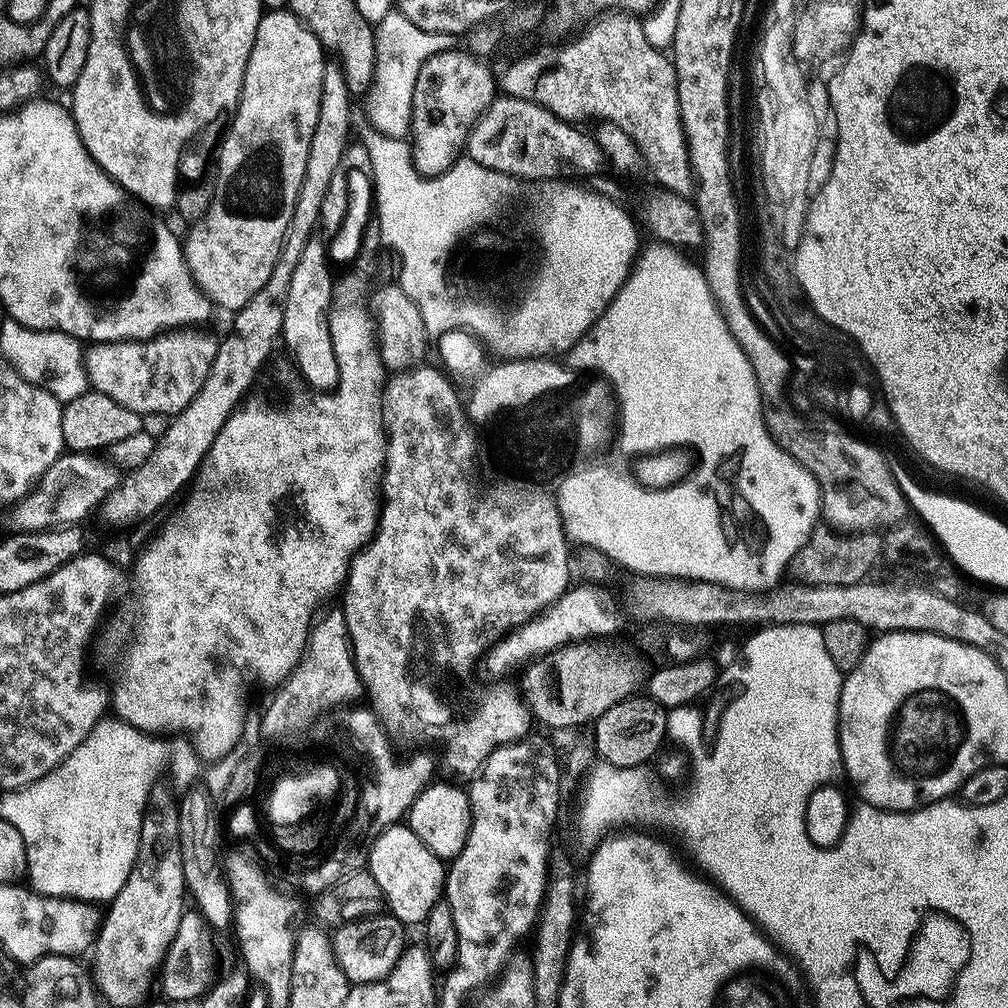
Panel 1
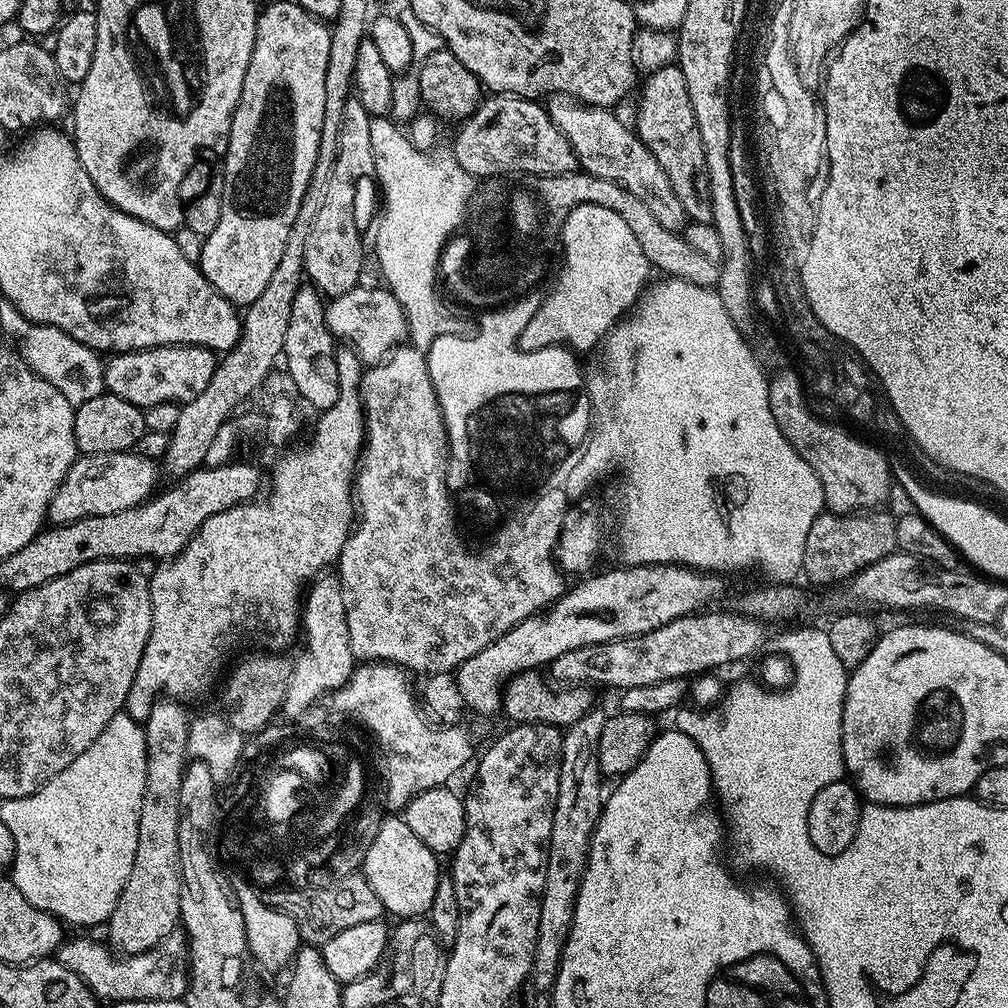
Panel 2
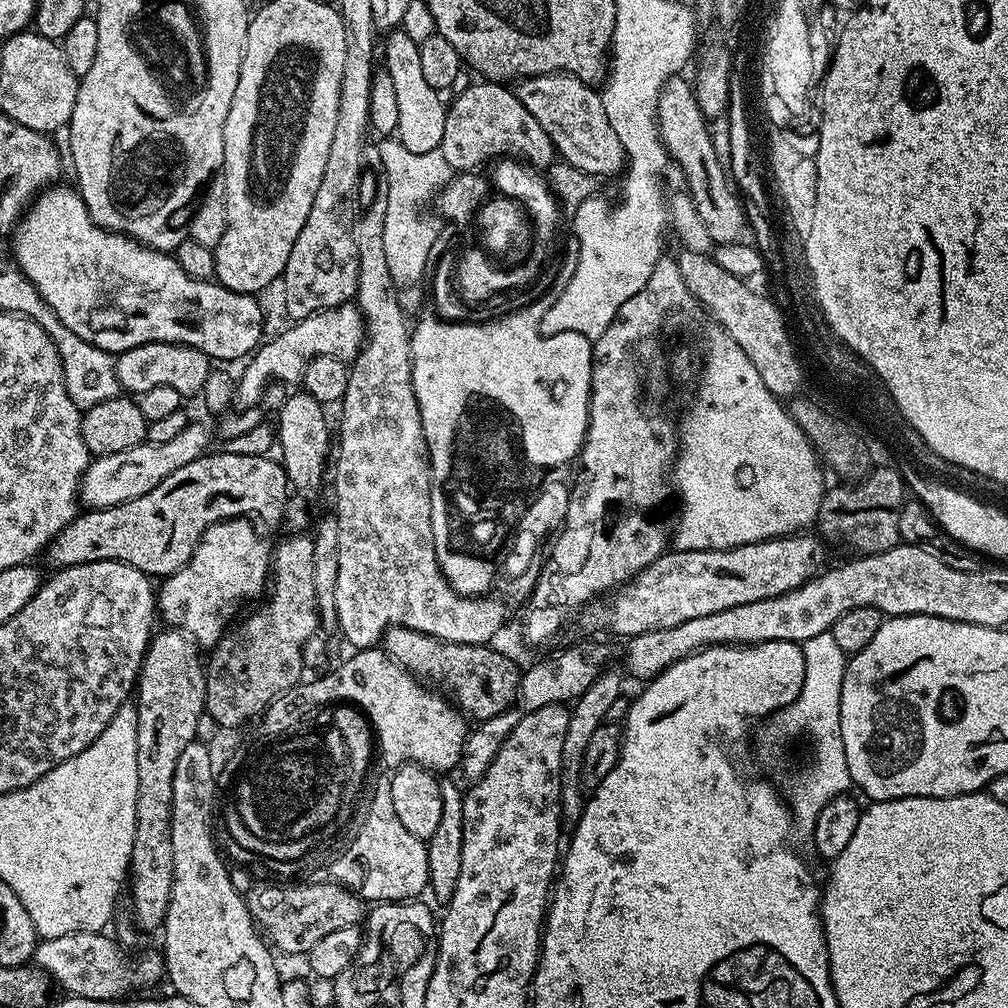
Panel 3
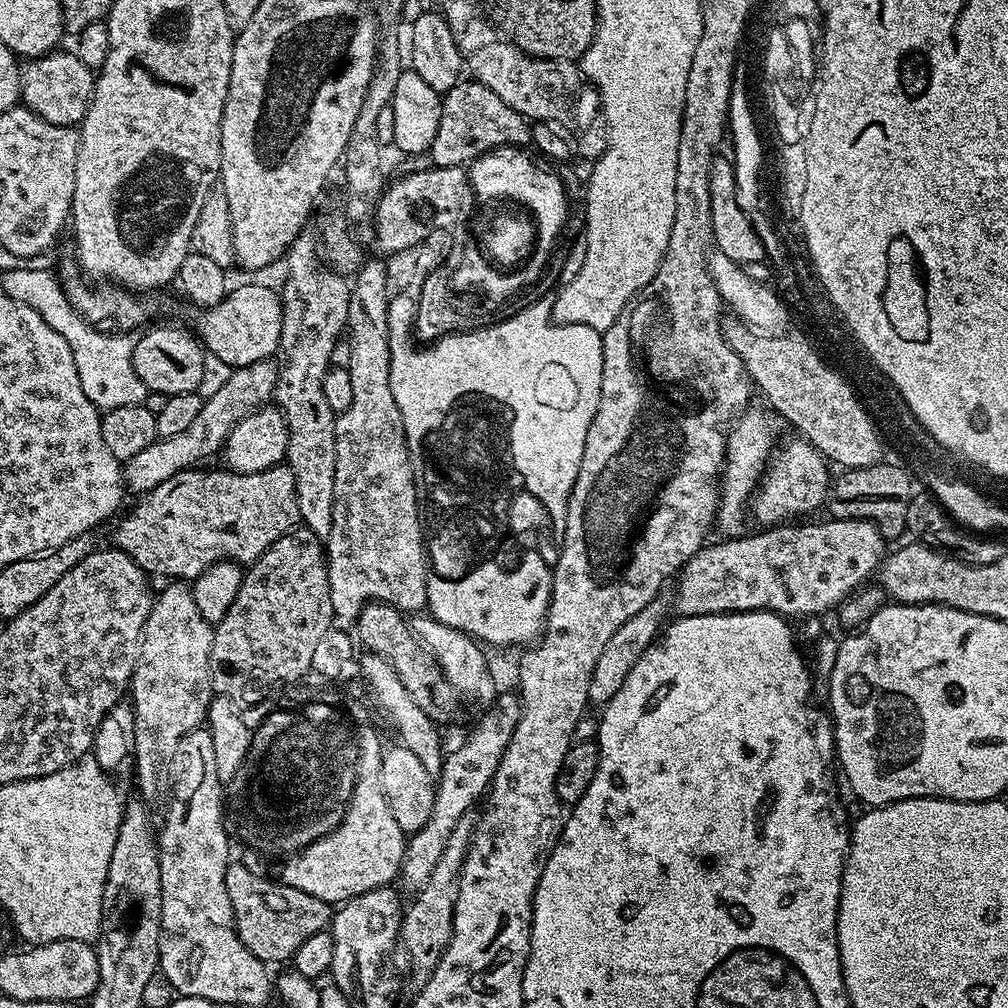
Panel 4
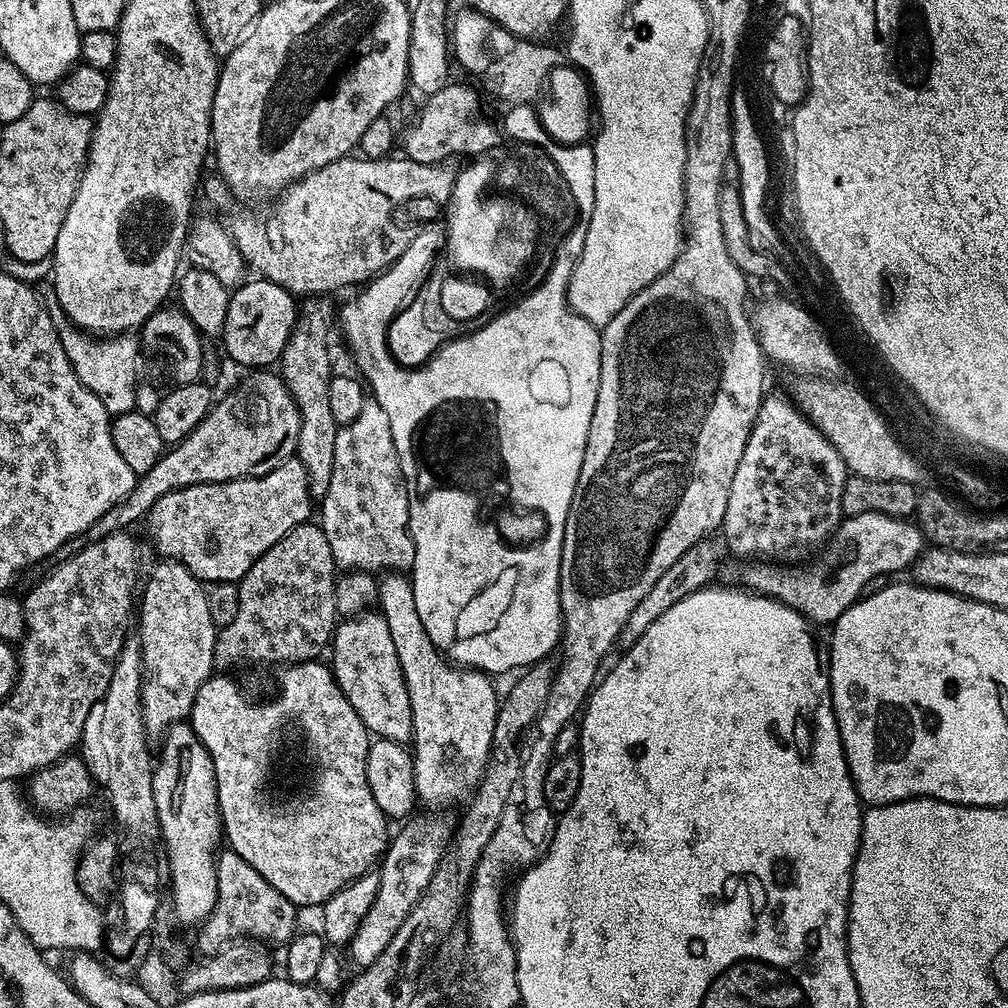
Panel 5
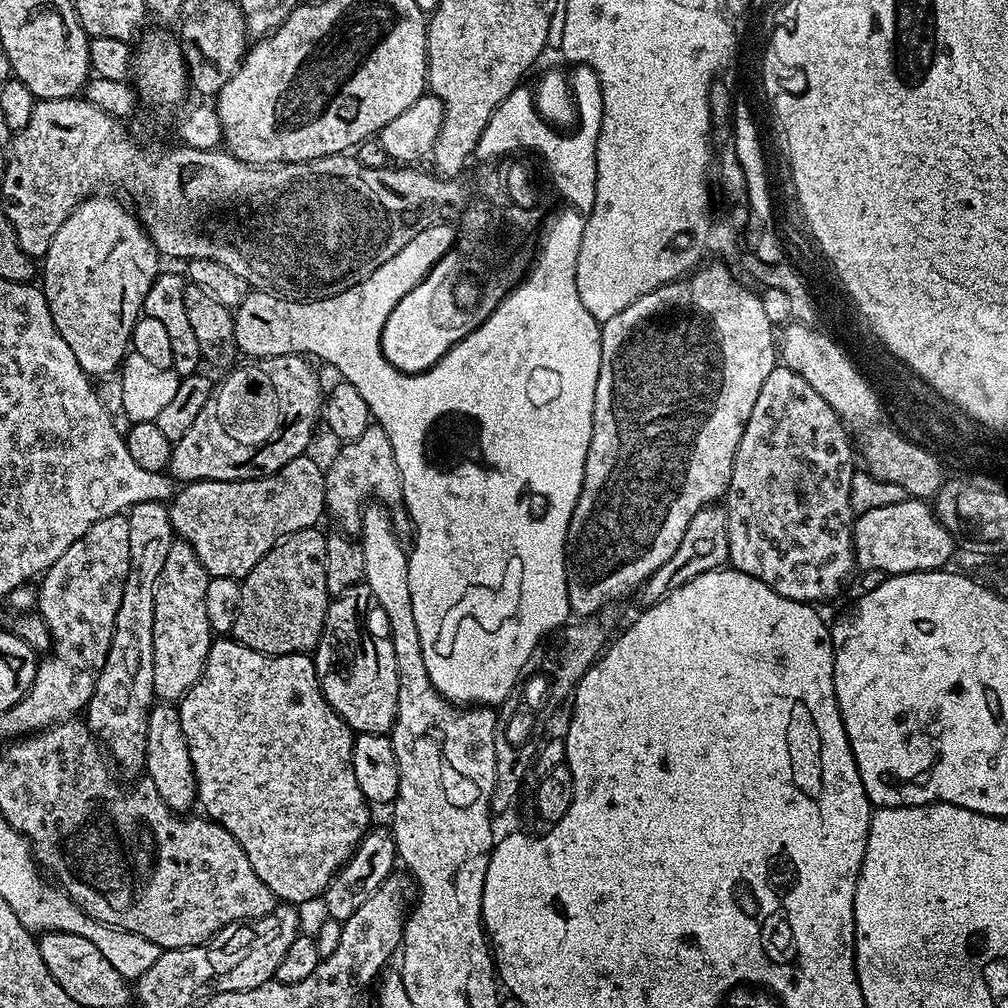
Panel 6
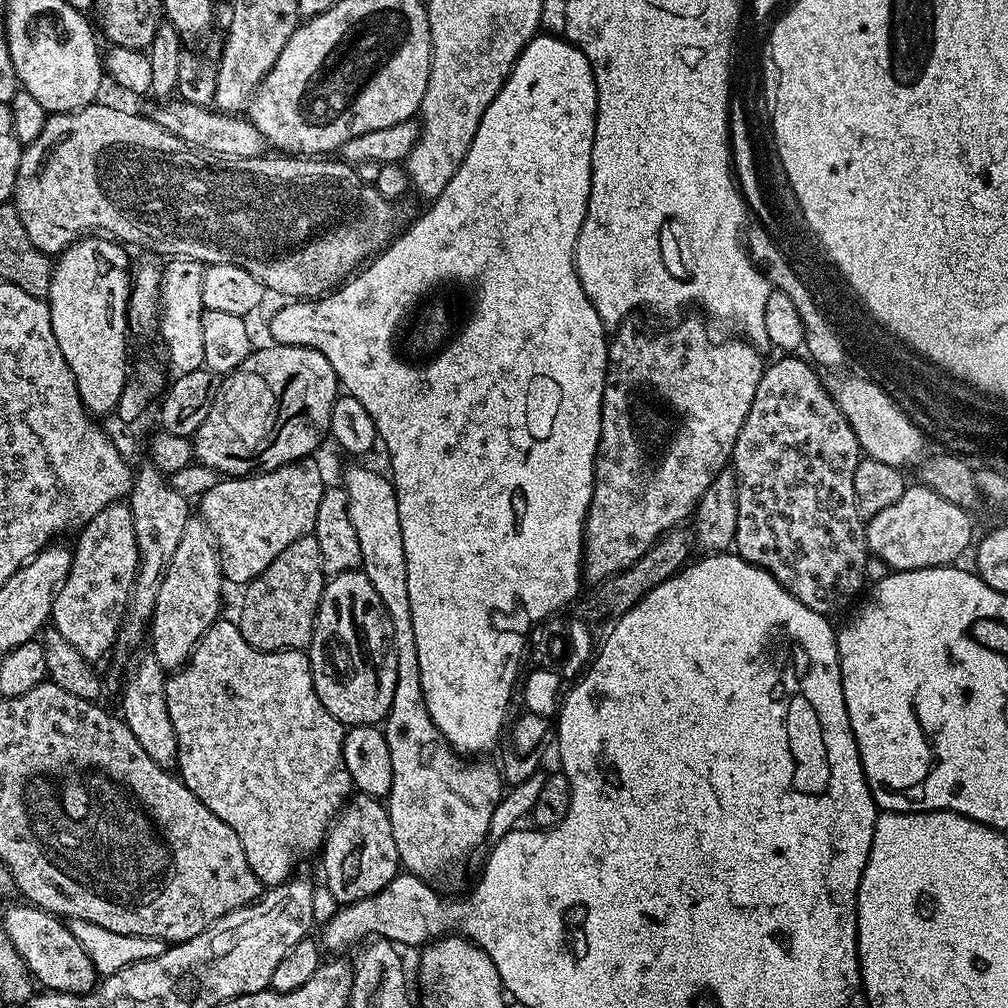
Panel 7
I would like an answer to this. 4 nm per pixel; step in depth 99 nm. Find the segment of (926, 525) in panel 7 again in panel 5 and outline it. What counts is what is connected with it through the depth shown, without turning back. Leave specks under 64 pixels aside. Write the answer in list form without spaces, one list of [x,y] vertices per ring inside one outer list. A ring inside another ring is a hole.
[[[873,512],[870,514],[858,514],[857,516],[844,516],[843,519],[841,519],[840,525],[836,527],[836,533],[833,534],[829,540],[827,540],[823,548],[819,549],[818,555],[815,558],[809,559],[807,563],[805,563],[809,563],[805,566],[805,568],[796,568],[800,566],[793,566],[788,562],[744,562],[739,565],[741,567],[741,581],[739,580],[739,583],[743,585],[747,591],[756,593],[757,596],[770,596],[773,600],[777,600],[786,606],[790,606],[795,612],[800,612],[803,614],[803,616],[813,625],[825,624],[825,626],[831,626],[835,624],[837,618],[840,617],[841,614],[851,606],[851,604],[856,603],[856,601],[860,599],[863,587],[866,585],[866,582],[870,581],[870,578],[877,577],[879,575],[891,577],[894,572],[900,572],[903,570],[903,568],[904,571],[911,569],[912,565],[916,563],[916,559],[918,559],[923,553],[925,547],[926,541],[923,532],[920,531],[920,527],[918,527],[918,525],[915,524],[911,519],[905,518],[899,520],[893,516],[887,516],[886,514],[874,514]]]

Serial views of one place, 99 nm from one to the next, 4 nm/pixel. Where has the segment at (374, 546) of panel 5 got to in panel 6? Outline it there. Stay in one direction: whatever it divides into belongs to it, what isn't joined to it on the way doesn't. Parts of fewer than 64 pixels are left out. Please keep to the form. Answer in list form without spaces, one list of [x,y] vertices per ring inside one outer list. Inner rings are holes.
[[[370,426],[366,434],[360,435],[339,445],[340,449],[336,452],[336,457],[332,460],[332,465],[327,465],[324,473],[324,507],[327,515],[333,516],[337,520],[339,531],[345,534],[356,534],[360,530],[360,517],[362,515],[362,506],[369,502],[376,501],[391,509],[392,527],[397,533],[404,534],[409,531],[410,521],[408,511],[404,509],[404,491],[402,490],[402,478],[398,470],[398,462],[394,462],[394,446],[390,446],[390,438],[386,430],[379,426]]]

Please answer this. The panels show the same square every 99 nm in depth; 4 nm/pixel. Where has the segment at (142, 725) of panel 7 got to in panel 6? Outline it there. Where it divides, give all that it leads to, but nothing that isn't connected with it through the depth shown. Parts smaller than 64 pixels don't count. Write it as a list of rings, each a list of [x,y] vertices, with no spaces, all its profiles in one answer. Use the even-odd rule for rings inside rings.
[[[153,703],[146,726],[144,768],[147,779],[152,780],[154,786],[158,786],[158,794],[172,807],[173,812],[177,814],[187,813],[191,809],[188,807],[197,803],[196,775],[194,774],[194,766],[190,762],[186,734],[182,730],[180,710],[175,703]]]

